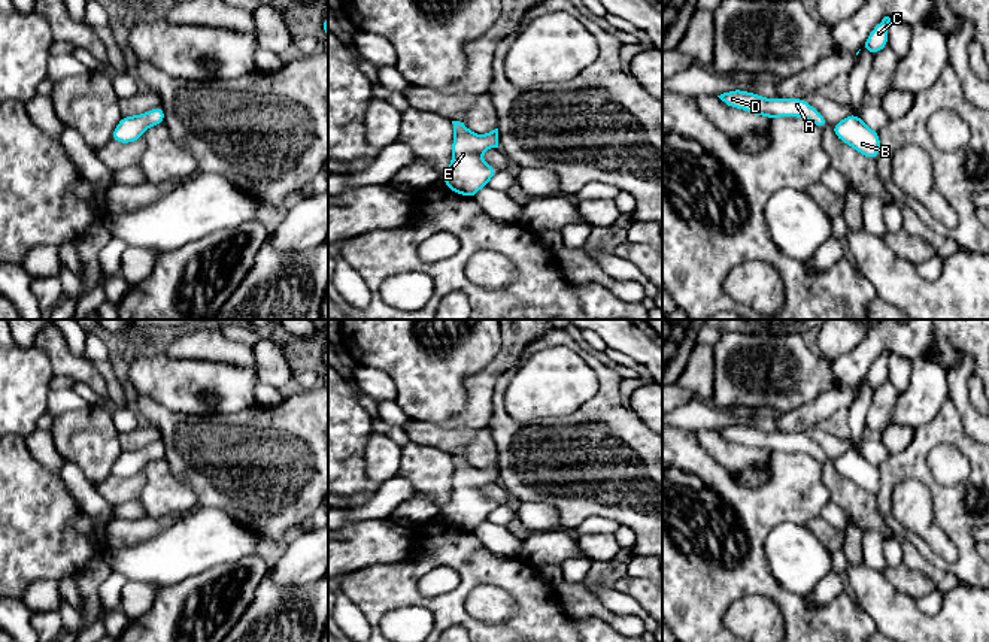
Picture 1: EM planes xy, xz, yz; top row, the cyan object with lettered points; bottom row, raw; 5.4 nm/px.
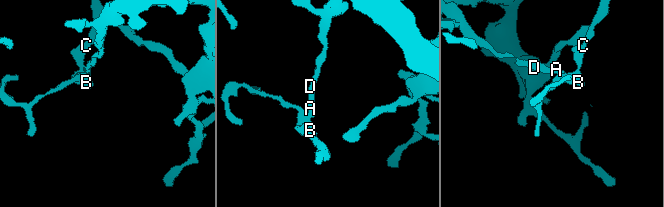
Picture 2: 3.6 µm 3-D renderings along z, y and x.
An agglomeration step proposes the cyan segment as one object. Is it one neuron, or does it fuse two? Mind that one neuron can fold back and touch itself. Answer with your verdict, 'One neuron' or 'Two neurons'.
One neuron

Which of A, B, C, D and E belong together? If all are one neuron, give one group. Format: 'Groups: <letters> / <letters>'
Groups: A B C D E

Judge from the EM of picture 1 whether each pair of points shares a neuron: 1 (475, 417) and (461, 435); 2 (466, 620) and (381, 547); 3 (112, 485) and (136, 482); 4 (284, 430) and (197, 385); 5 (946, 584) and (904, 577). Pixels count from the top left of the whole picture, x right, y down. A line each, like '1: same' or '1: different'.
1: same
2: different
3: same
4: different
5: different

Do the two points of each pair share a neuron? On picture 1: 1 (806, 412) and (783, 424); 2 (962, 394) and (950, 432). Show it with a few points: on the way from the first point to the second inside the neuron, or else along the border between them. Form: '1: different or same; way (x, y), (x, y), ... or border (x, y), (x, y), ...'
1: same; way (800, 418), (789, 423)
2: different; border (949, 396), (958, 411), (964, 430), (973, 439)

